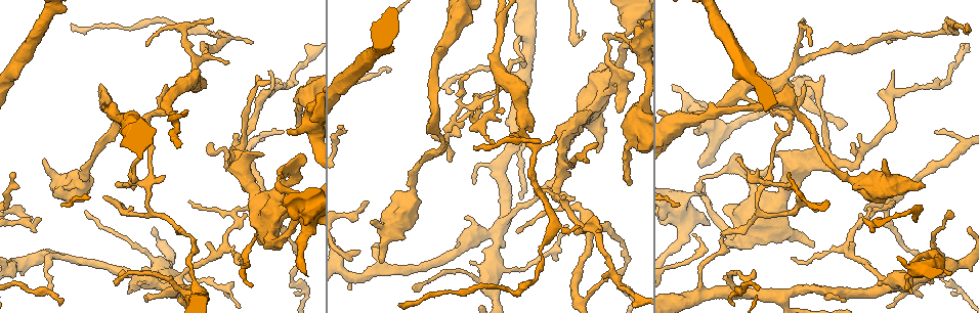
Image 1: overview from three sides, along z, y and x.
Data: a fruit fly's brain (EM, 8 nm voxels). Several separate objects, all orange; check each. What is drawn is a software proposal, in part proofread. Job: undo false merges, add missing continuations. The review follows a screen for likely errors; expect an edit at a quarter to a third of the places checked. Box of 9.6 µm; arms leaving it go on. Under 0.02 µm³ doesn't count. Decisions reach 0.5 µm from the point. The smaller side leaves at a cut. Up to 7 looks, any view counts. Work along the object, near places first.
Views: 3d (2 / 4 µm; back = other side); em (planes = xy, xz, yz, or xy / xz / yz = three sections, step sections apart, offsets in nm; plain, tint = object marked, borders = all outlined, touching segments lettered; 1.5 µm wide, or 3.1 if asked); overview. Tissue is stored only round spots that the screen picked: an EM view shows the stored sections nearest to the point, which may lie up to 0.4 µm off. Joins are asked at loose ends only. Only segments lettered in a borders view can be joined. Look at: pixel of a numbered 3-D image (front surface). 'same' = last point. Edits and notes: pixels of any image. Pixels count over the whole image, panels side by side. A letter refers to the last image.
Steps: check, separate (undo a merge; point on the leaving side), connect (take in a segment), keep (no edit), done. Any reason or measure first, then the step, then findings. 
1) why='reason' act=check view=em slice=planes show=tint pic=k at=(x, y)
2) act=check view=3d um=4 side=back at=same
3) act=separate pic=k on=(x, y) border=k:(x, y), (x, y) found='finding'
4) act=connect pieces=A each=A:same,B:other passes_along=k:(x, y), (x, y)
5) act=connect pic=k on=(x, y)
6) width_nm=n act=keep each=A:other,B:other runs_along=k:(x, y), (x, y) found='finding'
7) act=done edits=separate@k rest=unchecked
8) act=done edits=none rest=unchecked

act=check view=em slice=planes show=plain pic=1 at=(449, 160)

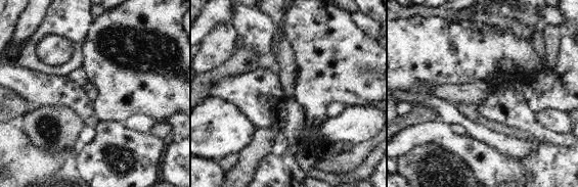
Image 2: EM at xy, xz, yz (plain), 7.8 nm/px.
act=check view=em slice=planes show=borders at=same

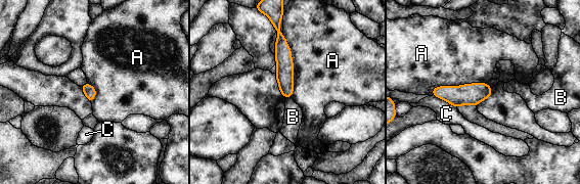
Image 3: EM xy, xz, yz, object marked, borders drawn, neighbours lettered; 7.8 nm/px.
act=keep each=A:other,B:other,C:other runs_along=3:(277, 30), (286, 95) found='none of them fits'

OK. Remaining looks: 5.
why='thin end' act=check view=3d um=2 pic=1 at=(71, 26)

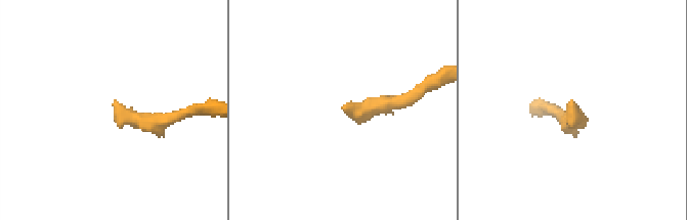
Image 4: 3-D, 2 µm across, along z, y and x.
why='need the tissue' act=check view=em slice=planes show=borders pic=4 at=(114, 101)

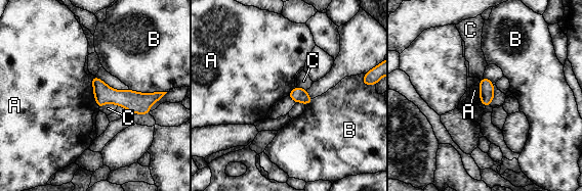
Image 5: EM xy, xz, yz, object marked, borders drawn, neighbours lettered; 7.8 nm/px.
act=keep each=A:other,B:other,C:other border=5:(92, 76), (92, 91), (98, 108) found='no lettered segment goes on from it'

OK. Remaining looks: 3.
why='an open end' act=check view=em slice=planes show=borders pic=1 at=(44, 158)

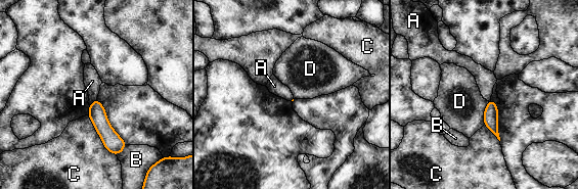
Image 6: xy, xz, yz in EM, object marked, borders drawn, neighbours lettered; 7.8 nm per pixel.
longest_contact=C:400nm act=keep each=A:other,B:other,C:other,D:other found='none of them fits'

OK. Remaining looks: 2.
act=done edits=none rest=unchecked

